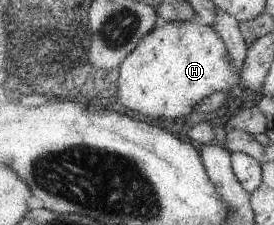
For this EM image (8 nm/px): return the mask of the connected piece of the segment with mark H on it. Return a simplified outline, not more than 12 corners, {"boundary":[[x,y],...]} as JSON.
{"boundary":[[161,21],[119,67],[120,103],[176,121],[242,83],[212,26]]}

